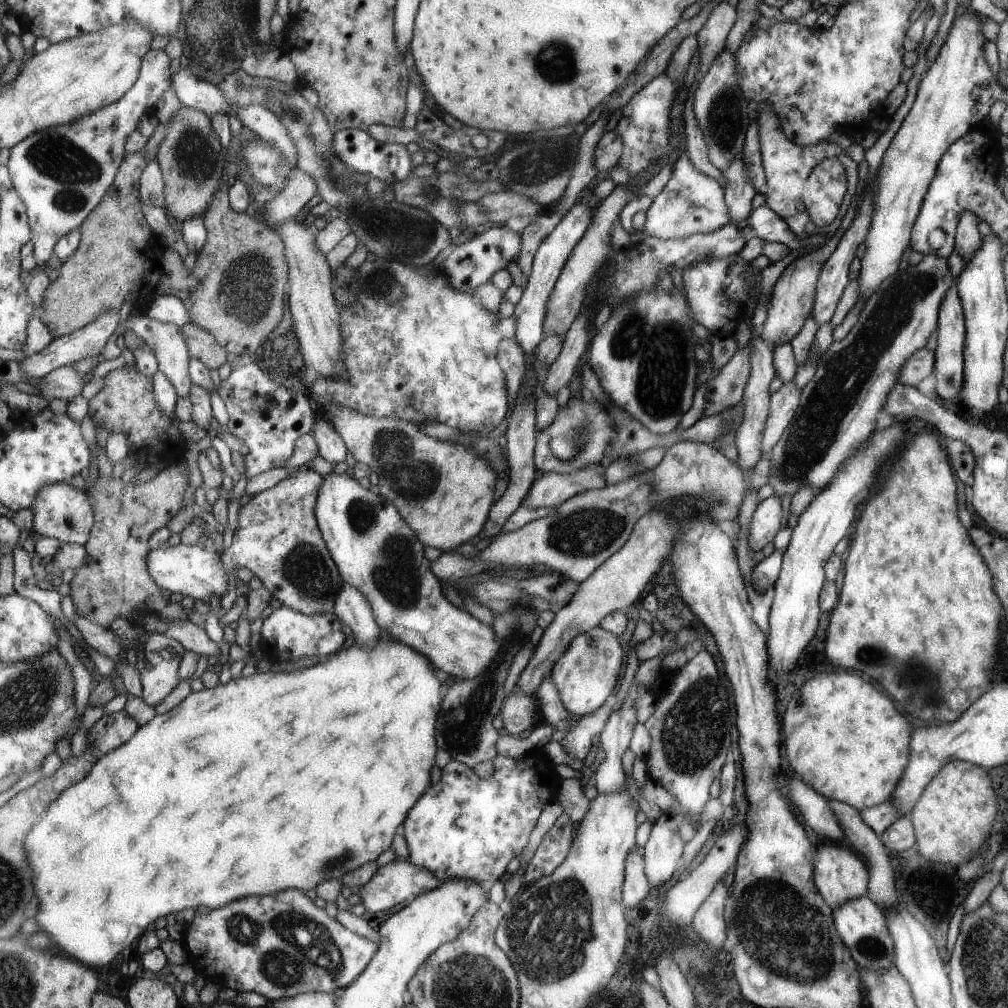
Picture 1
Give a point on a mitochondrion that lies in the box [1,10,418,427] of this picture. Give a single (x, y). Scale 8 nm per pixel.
(53, 155)

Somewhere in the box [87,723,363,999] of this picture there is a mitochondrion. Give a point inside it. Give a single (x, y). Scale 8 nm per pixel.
(281, 947)

